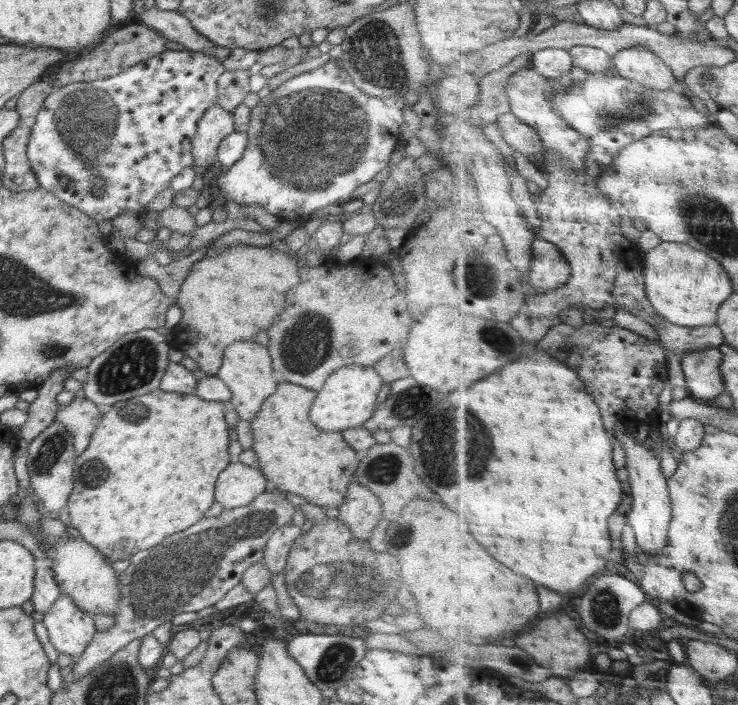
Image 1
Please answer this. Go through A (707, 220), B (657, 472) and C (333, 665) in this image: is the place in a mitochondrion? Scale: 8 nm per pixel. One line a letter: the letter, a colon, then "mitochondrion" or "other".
A: mitochondrion
B: other
C: mitochondrion

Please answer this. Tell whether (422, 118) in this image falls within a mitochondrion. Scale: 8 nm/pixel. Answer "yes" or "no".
no

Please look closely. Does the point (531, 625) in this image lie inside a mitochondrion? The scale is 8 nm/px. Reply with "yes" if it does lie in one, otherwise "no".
no

